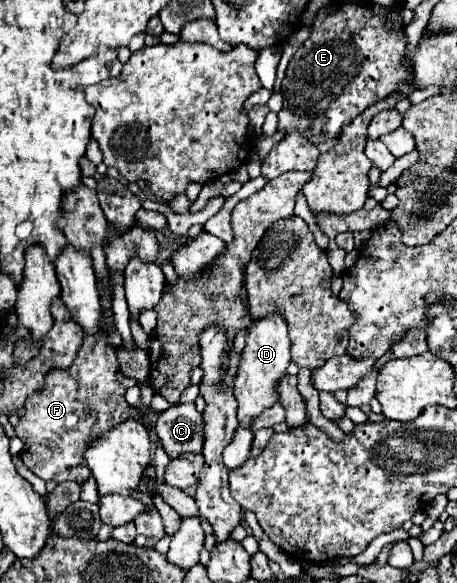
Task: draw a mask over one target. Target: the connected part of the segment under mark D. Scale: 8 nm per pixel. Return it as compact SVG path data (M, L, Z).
M273 313L273 317L263 317L261 321L255 321L249 327L247 343L243 349L243 359L239 363L239 371L235 377L235 399L239 401L237 419L243 427L251 427L253 421L271 405L279 401L279 383L287 373L287 367L291 363L291 341L287 337L287 325Z

